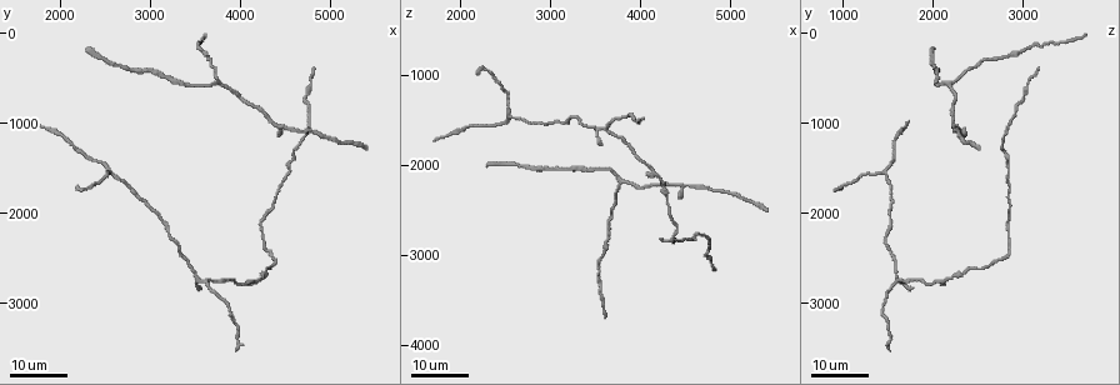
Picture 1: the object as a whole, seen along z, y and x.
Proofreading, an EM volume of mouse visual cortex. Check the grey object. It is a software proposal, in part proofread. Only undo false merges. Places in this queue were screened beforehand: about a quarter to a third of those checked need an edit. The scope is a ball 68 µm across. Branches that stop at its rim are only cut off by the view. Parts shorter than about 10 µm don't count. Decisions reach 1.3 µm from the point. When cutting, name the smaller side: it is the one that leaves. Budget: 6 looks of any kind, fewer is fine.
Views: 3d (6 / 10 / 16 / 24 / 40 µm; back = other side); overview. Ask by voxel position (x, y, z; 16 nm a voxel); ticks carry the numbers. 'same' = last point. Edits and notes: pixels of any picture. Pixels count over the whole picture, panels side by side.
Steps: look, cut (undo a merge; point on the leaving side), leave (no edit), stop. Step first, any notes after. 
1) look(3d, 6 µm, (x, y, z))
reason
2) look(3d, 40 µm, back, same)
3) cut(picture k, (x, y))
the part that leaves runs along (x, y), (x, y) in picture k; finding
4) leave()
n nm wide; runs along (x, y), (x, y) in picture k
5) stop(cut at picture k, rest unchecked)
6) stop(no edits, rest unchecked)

look(3d, 16 µm, (2550, 1550, 1400))
arms part here

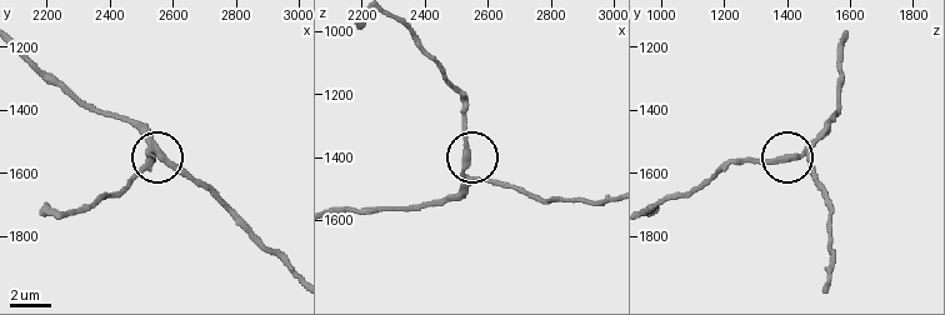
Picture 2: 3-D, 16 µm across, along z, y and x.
look(3d, 6 µm, (2530, 1540, 1450))

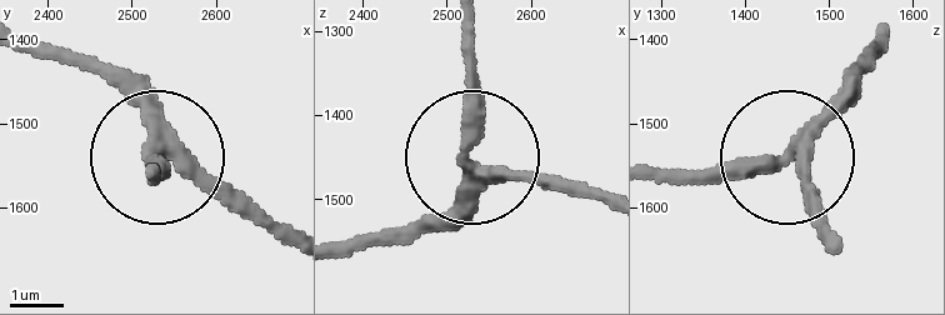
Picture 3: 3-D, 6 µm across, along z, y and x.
leave()
270 nm wide; runs along (826, 245), (781, 165), (653, 174) in picture 3; continuous, no second neuron

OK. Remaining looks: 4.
look(3d, 16 µm, (3600, 2800, 1550))
three-way junction

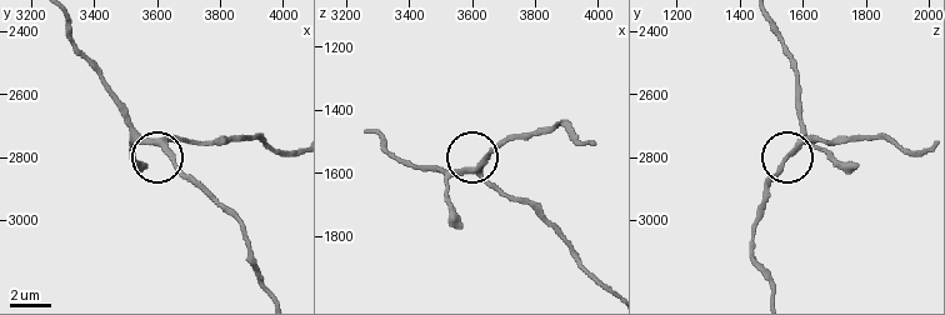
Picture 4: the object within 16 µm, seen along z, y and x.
look(3d, 6 µm, (3610, 2760, 1590))

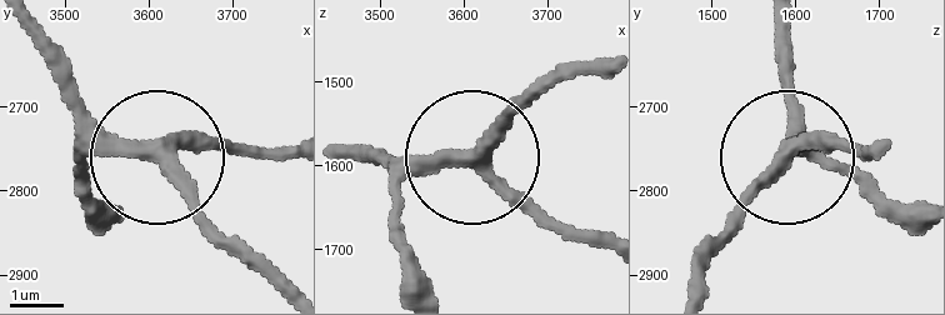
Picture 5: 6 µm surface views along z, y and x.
look(3d, 6 µm, back, (3610, 2755, 1590))
from behind

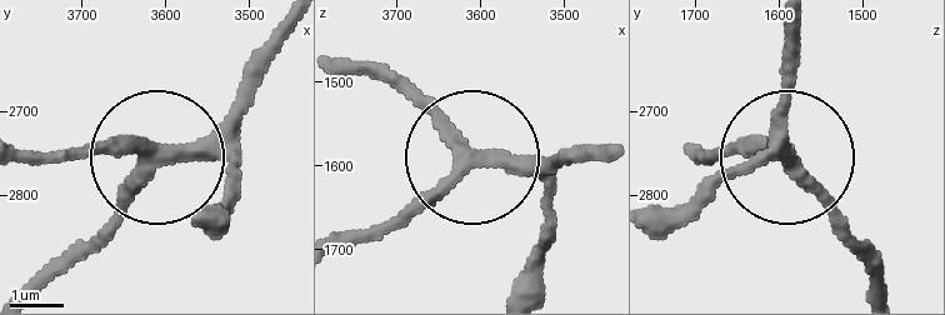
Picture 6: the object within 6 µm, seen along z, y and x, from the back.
leave()
runs along (343, 245), (424, 209), (468, 160), (374, 65) in picture 6; one neuron here

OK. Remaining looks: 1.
stop(no edits, rest unchecked)

